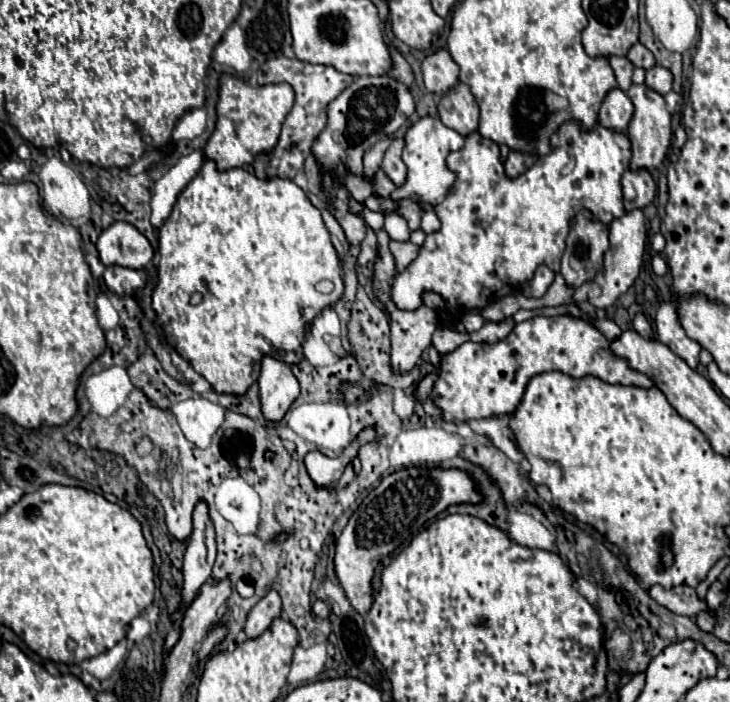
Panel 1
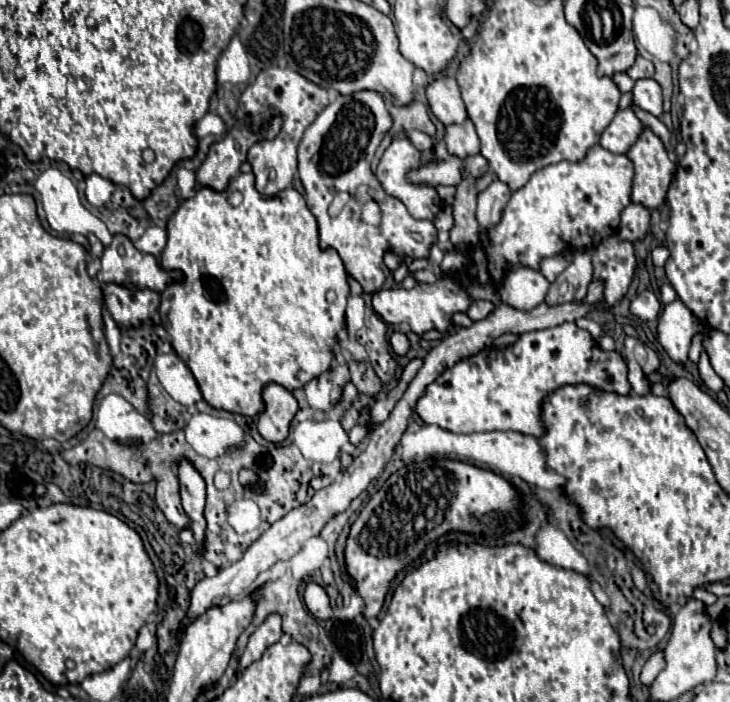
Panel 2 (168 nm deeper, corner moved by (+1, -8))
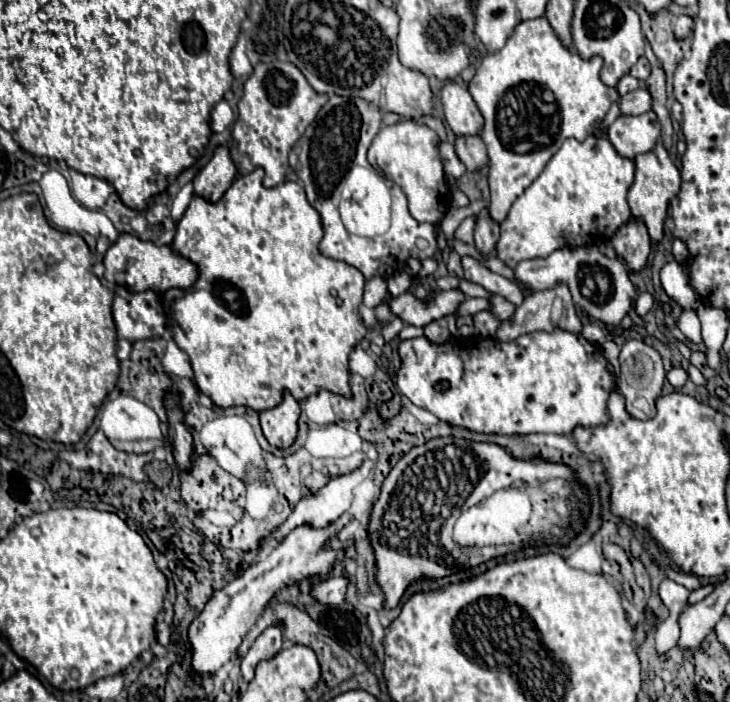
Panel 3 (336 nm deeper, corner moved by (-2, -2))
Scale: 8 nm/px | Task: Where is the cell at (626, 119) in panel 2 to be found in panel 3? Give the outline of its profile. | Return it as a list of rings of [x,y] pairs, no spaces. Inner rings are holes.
[[[647,111],[643,115],[621,115],[607,129],[613,147],[627,159],[651,151],[655,147],[655,141],[659,141],[659,133],[661,127],[653,111]]]

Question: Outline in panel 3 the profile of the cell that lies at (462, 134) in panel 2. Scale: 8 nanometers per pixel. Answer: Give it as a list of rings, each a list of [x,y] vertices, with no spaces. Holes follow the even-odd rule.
[[[465,135],[465,137],[457,137],[455,141],[455,153],[461,159],[461,163],[469,169],[475,171],[481,165],[487,163],[487,147],[481,141],[479,135]]]

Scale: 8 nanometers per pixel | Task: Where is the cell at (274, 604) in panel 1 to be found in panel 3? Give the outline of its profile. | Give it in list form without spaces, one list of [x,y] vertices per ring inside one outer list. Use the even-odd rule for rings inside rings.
[[[271,625],[267,627],[251,645],[251,649],[247,651],[247,655],[241,659],[241,673],[245,681],[251,681],[251,677],[255,675],[255,665],[263,659],[271,659],[279,649],[283,647],[283,635],[281,635],[281,627],[279,625]]]

